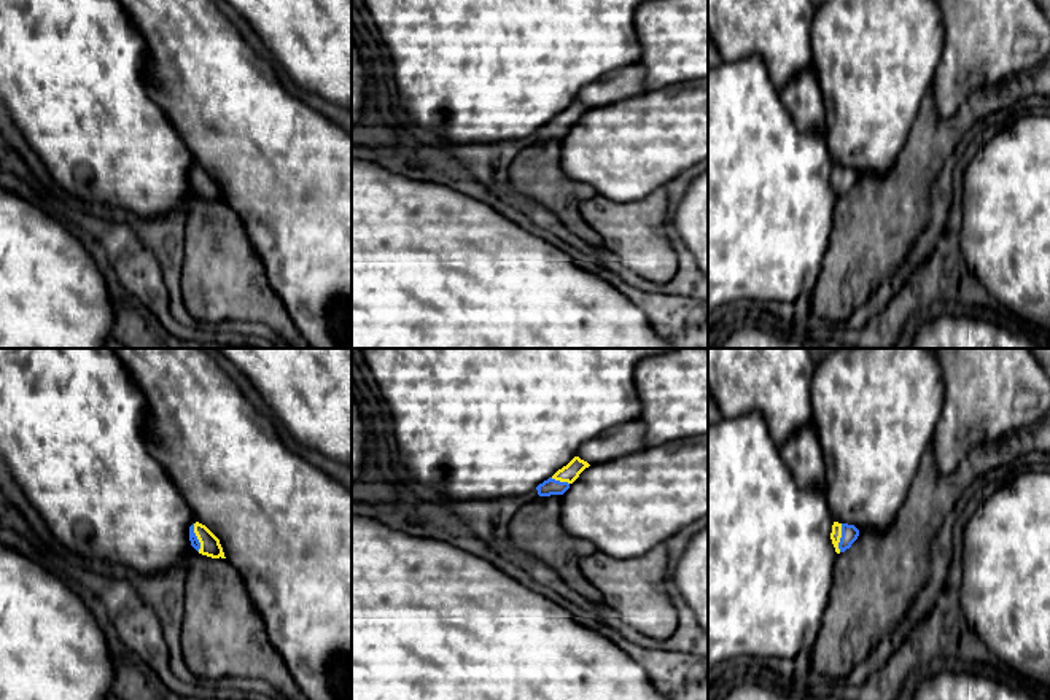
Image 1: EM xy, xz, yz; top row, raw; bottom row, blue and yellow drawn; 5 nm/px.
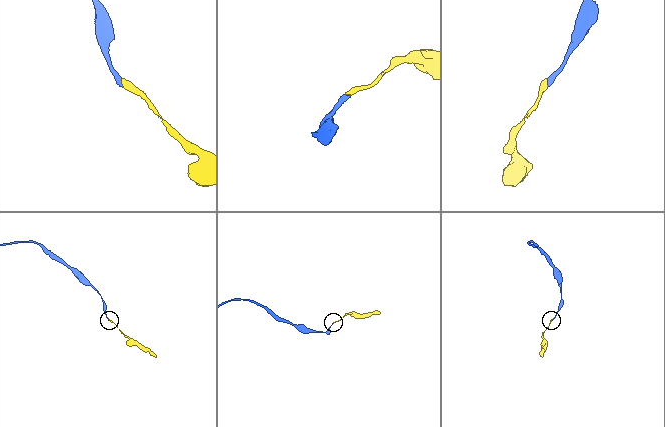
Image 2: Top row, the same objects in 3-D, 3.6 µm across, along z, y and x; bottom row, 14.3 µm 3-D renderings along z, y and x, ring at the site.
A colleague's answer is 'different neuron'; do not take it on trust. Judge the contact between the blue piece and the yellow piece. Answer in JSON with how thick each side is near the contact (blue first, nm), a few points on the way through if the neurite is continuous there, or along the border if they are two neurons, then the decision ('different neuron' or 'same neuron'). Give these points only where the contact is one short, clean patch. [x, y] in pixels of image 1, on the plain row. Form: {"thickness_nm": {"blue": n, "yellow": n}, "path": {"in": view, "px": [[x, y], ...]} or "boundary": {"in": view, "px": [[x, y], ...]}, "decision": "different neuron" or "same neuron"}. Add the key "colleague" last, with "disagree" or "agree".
{"thickness_nm": {"blue": 50, "yellow": 100}, "path": {"in": "xy", "px": [[193, 182], [196, 182], [210, 190]]}, "decision": "same neuron", "colleague": "disagree"}

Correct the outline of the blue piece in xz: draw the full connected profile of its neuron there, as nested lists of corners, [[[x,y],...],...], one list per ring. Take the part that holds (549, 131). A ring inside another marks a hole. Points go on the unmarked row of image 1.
[[[574,100],[566,110],[536,130],[539,140],[563,138],[590,108]]]

